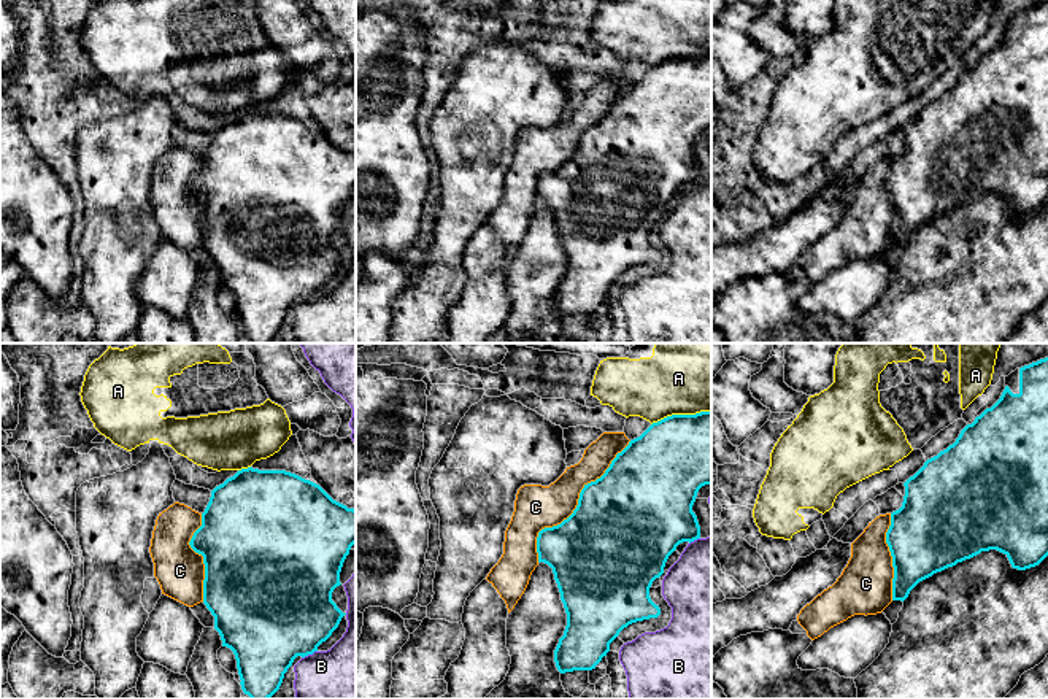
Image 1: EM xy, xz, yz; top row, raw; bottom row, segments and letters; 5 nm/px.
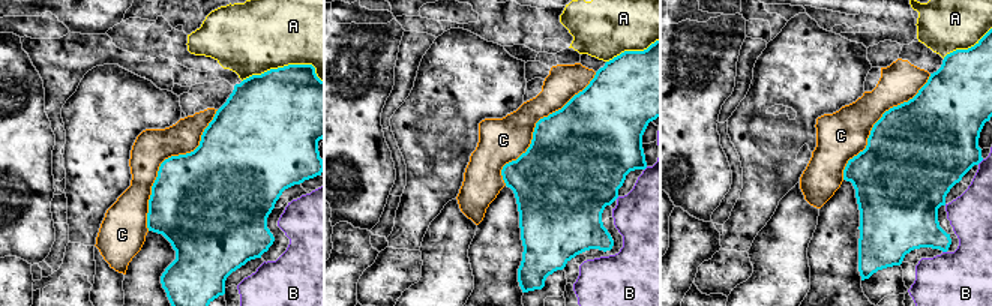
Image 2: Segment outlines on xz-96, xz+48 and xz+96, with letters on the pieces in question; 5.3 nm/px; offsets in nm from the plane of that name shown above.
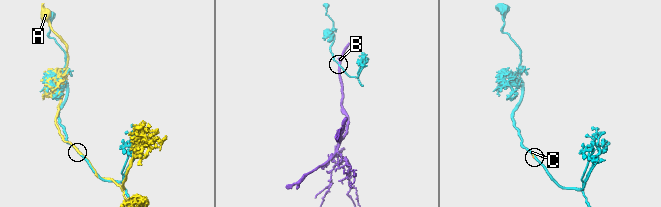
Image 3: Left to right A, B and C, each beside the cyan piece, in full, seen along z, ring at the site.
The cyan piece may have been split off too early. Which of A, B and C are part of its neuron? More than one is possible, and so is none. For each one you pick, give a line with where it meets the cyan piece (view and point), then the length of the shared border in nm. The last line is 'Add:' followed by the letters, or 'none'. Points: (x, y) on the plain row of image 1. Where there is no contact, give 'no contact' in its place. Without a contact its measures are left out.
Add: none

